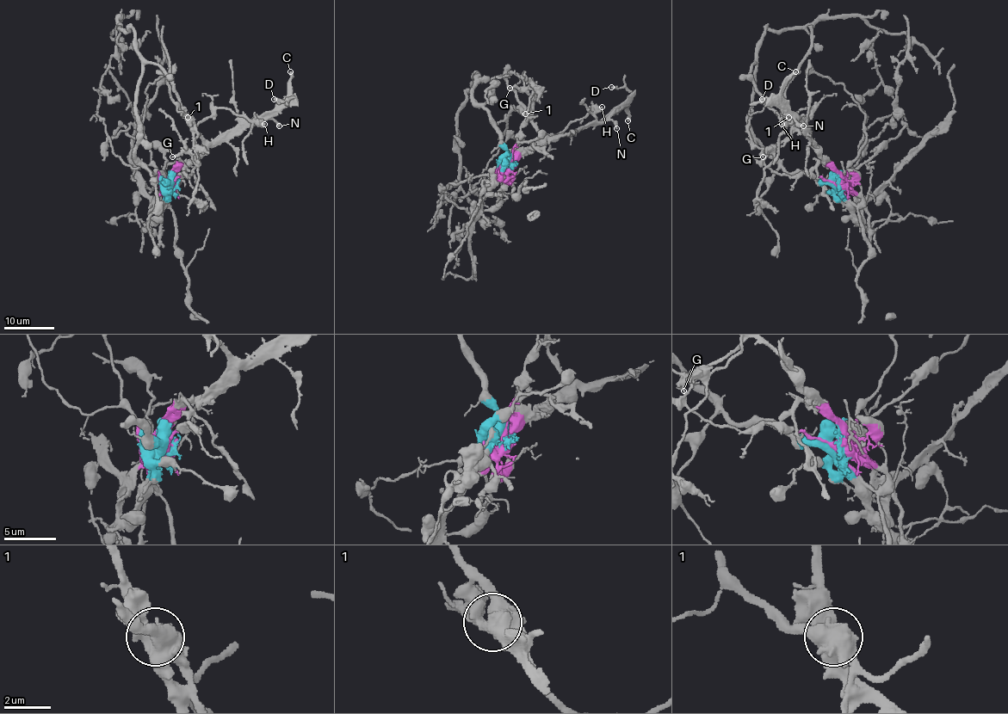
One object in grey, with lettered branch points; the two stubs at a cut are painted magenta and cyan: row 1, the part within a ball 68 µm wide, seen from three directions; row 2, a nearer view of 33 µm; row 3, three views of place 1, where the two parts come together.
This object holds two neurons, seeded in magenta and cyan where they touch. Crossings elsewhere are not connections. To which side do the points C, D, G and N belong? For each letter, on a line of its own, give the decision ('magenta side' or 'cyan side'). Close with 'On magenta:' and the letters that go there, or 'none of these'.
C: magenta side
D: magenta side
G: magenta side
N: magenta side
On magenta: C, D, G, N

